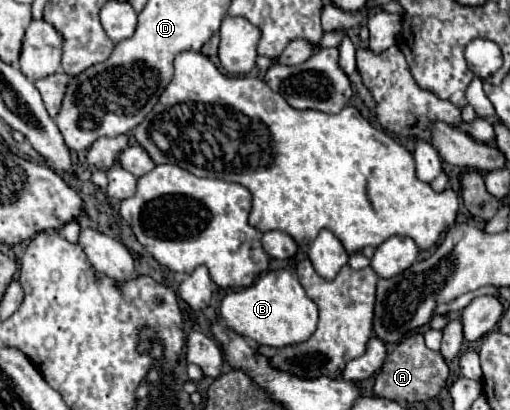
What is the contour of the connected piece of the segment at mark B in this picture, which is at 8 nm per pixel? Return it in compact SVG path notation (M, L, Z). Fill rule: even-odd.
M286 269L268 271L256 283L242 291L232 291L222 299L220 317L234 333L242 335L256 345L270 345L270 347L284 347L292 343L306 341L318 323L318 307L316 303L304 293L298 275Z

